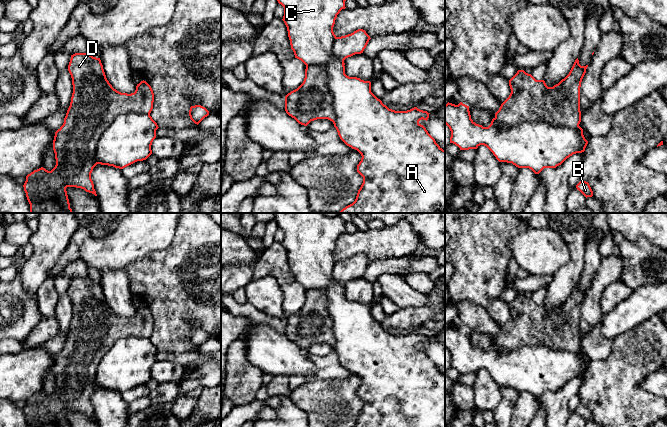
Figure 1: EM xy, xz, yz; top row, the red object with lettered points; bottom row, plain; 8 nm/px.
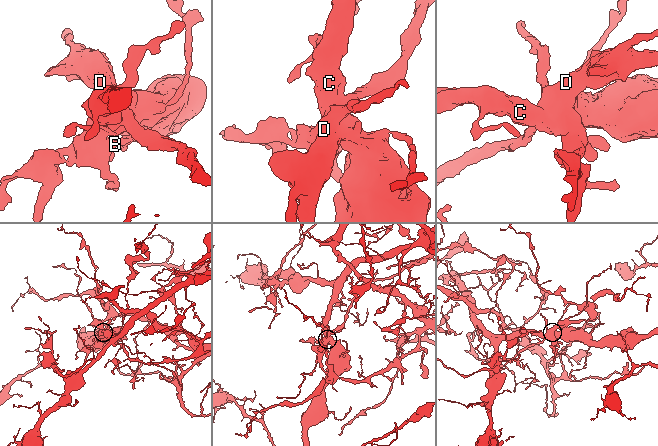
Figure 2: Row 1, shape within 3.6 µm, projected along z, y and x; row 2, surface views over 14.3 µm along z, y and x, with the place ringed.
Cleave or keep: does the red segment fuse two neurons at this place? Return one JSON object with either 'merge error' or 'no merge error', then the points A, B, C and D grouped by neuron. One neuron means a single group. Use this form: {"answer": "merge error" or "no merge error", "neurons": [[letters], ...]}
{"answer": "merge error", "neurons": [["A", "C"], ["B", "D"]]}

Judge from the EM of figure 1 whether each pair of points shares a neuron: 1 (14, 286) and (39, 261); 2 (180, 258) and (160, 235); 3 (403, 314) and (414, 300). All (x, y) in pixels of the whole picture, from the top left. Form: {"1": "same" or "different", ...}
{"1": "different", "2": "different", "3": "different"}

